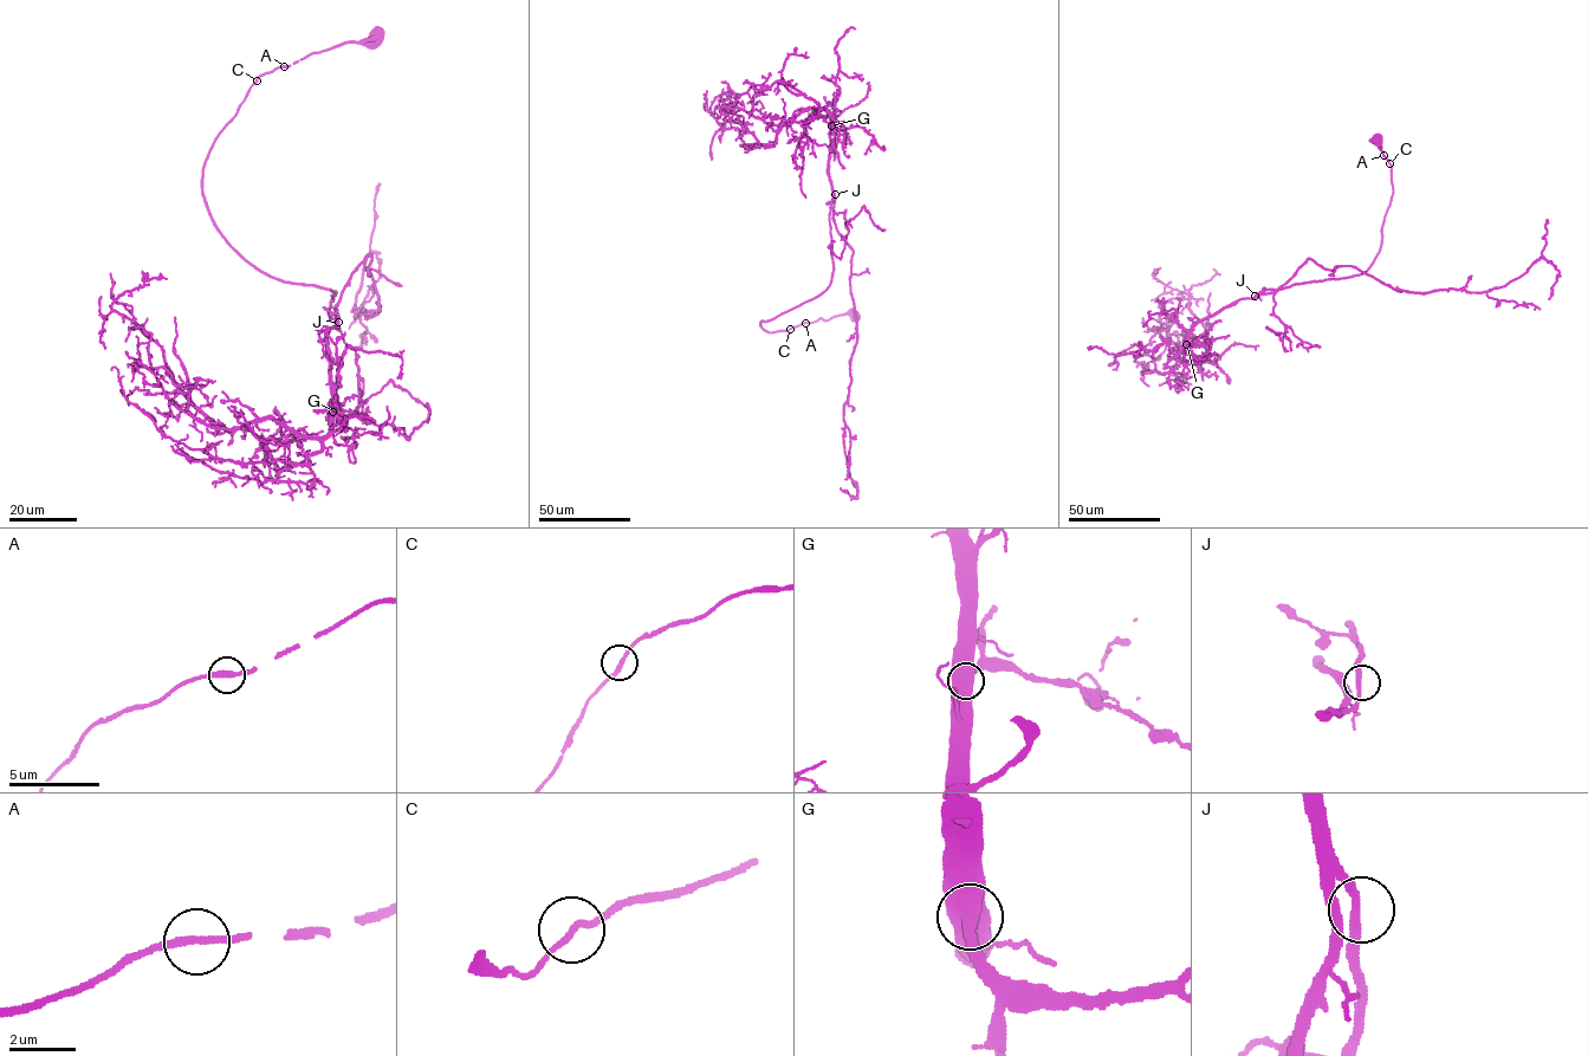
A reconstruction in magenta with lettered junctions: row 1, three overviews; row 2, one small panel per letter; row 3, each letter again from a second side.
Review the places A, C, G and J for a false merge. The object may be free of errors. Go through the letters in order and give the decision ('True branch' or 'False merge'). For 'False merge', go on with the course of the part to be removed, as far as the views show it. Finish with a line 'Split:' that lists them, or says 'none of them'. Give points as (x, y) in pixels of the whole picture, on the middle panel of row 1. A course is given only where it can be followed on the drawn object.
A: True branch
C: True branch
G: True branch
J: True branch
Split: none of them

